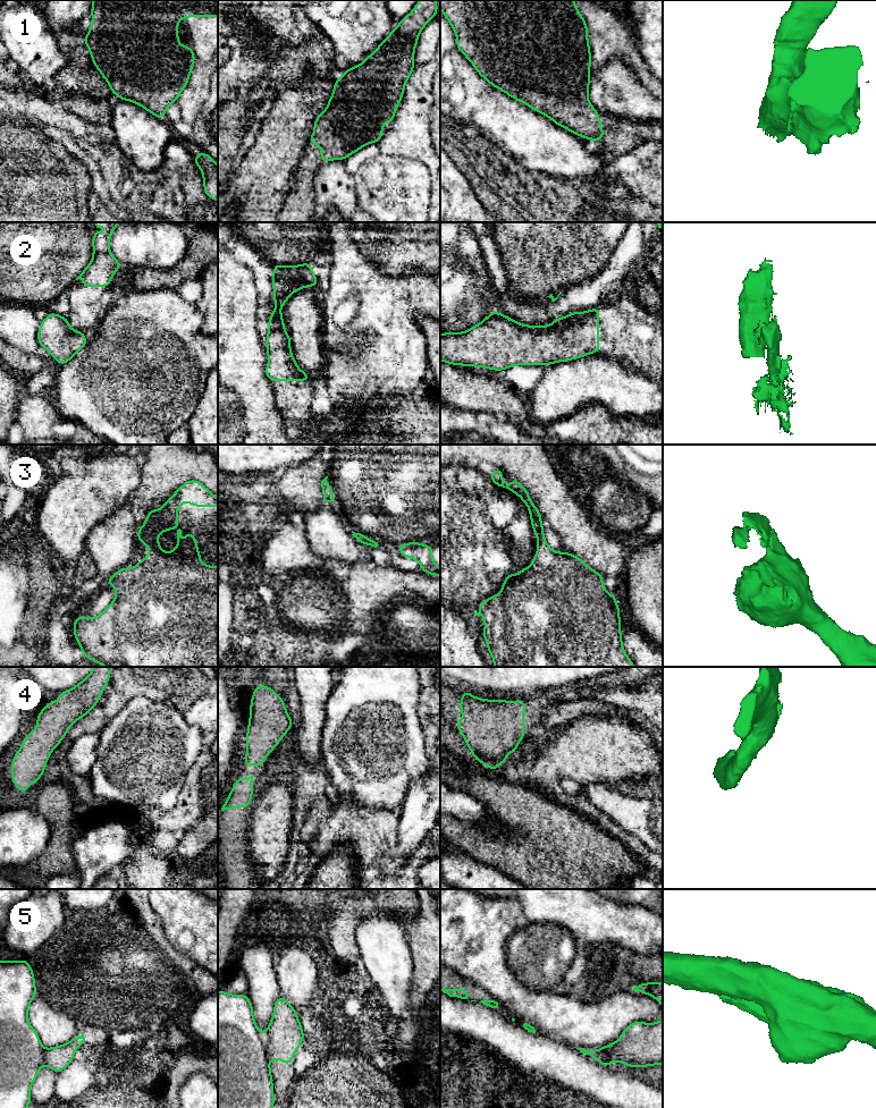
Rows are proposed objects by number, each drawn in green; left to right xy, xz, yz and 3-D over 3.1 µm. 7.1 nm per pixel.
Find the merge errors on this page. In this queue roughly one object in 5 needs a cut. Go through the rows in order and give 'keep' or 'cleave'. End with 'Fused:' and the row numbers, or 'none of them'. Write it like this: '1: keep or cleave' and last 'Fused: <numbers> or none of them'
1: keep
2: cleave
3: keep
4: keep
5: cleave
Fused: 2, 5

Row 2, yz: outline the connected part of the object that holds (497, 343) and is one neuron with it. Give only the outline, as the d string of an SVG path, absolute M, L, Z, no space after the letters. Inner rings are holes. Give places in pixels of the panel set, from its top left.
M599 307L578 312L548 325L527 325L492 311L479 324L464 332L440 333L440 361L465 367L494 371L515 365L549 365L599 353Z

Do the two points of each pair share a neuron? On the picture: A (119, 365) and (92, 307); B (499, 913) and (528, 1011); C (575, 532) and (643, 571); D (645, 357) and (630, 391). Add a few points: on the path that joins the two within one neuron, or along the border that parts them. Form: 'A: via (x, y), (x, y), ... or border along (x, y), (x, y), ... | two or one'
A: border along (100, 321), (97, 324) | two
B: via (496, 937), (496, 978), (504, 987) | one
C: border along (629, 550), (625, 575), (623, 577) | two
D: border along (636, 368), (650, 379) | two

